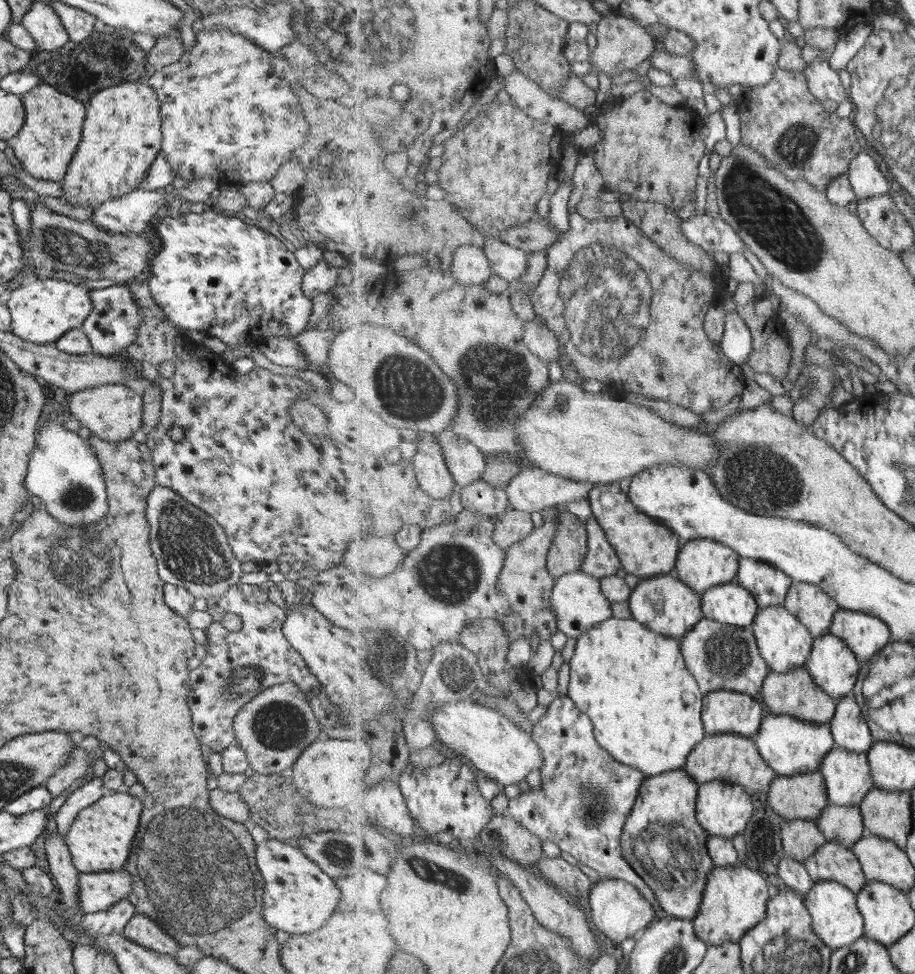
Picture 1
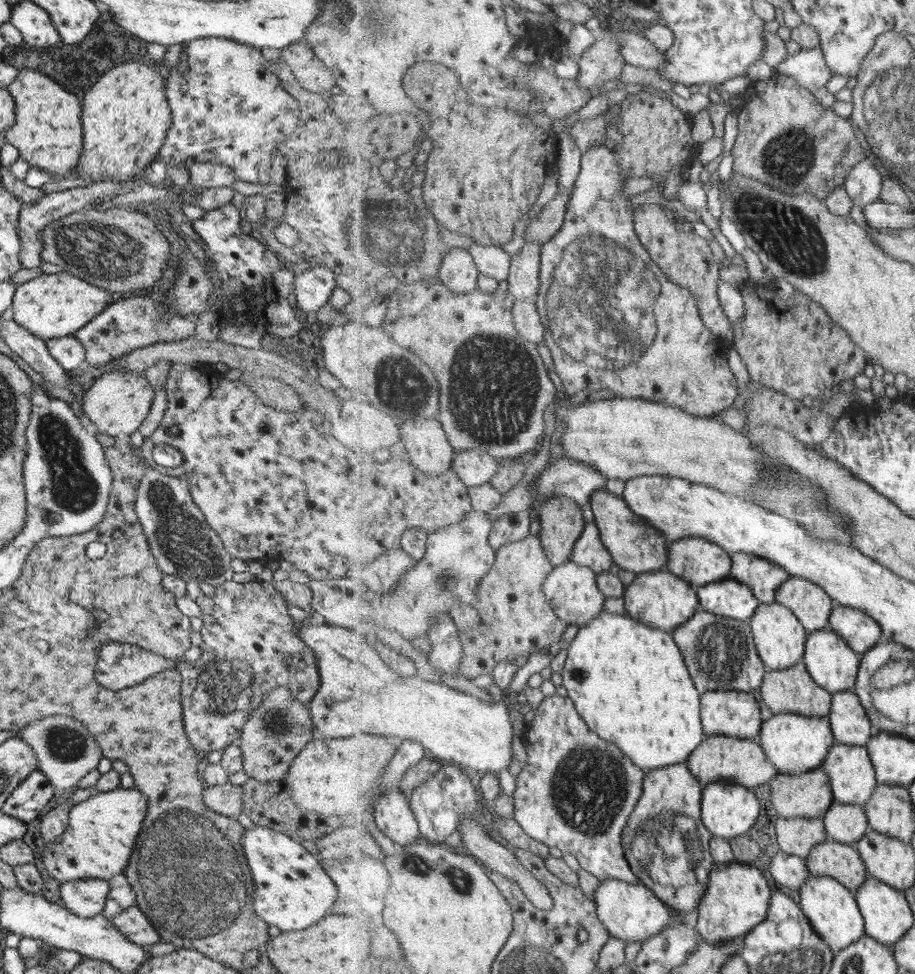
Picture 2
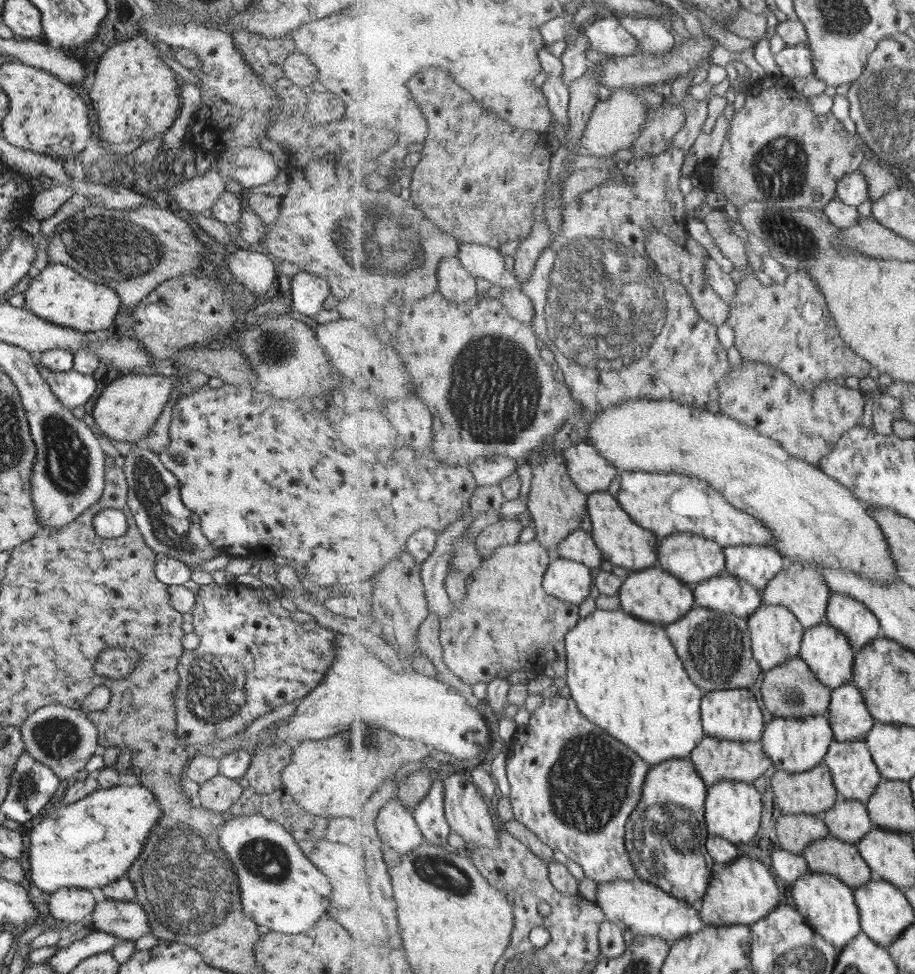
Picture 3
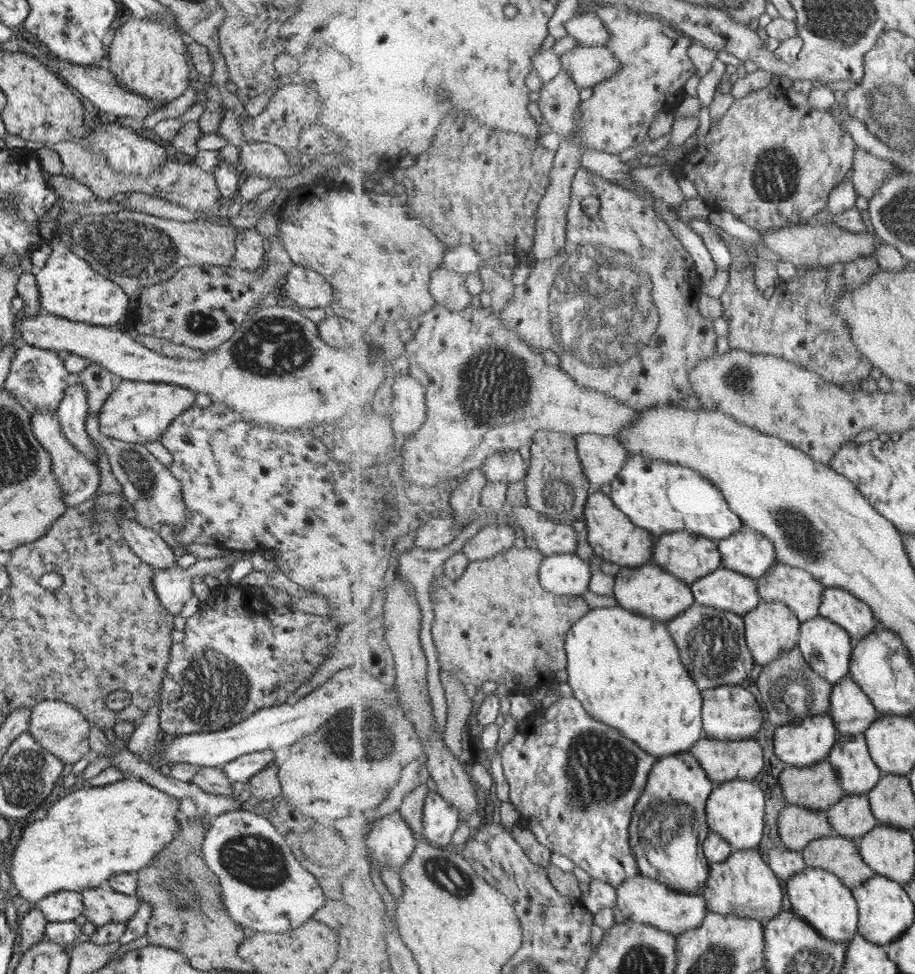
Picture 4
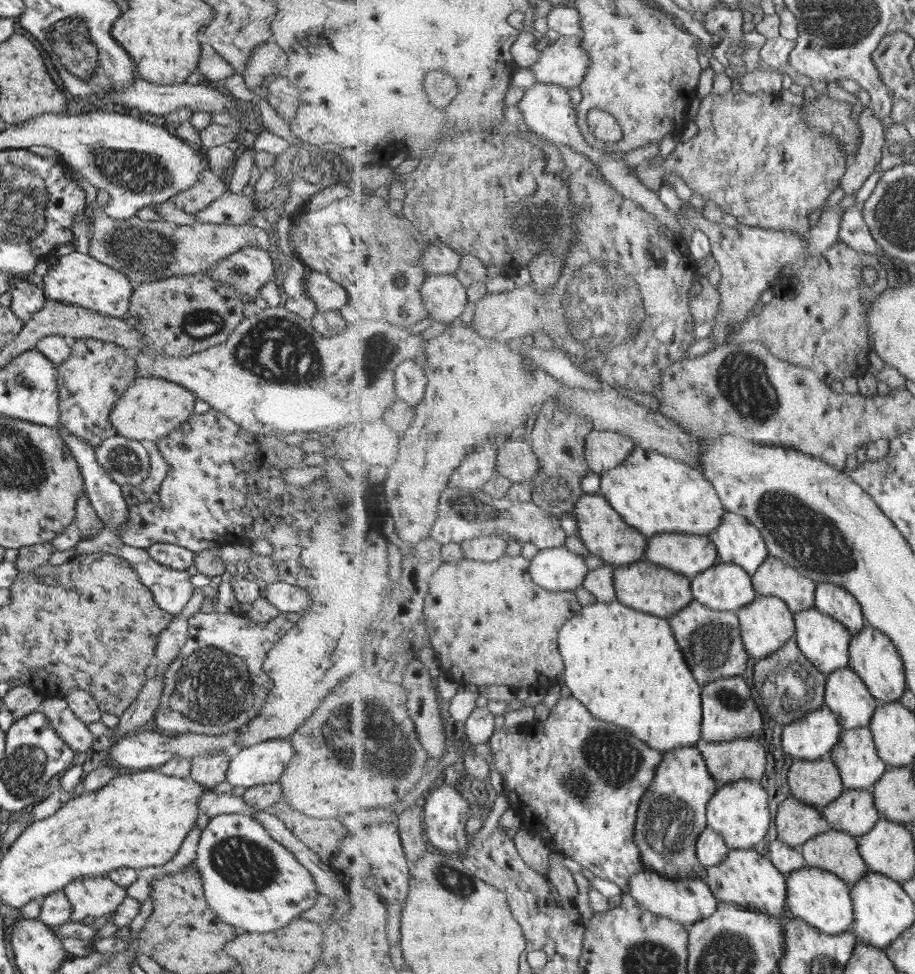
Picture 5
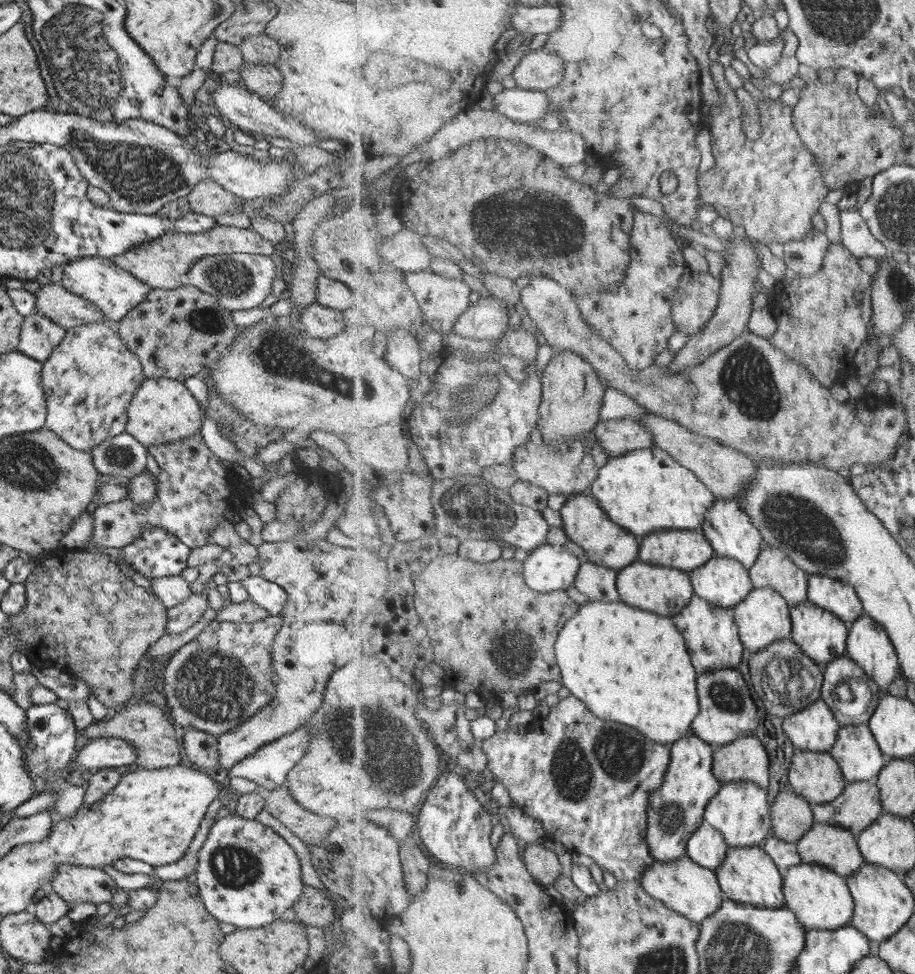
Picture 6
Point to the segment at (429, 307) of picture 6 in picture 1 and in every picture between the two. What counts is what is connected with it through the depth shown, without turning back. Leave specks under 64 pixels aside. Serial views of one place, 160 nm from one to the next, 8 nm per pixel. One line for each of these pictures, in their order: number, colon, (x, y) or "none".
1: (470, 266)
2: (458, 270)
3: (455, 281)
4: (449, 288)
5: (444, 297)

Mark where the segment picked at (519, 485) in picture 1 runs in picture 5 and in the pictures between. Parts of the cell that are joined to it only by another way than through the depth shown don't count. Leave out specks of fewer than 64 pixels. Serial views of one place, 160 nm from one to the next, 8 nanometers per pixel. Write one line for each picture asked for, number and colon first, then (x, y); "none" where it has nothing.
2: (566, 477)
3: (591, 472)
4: (603, 457)
5: (604, 450)

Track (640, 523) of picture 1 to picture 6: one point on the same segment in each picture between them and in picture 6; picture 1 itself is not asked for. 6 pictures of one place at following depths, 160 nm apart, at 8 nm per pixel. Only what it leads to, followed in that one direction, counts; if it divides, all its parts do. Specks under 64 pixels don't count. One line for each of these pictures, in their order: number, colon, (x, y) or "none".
2: (636, 545)
3: (625, 543)
4: (611, 533)
5: (603, 531)
6: (586, 523)

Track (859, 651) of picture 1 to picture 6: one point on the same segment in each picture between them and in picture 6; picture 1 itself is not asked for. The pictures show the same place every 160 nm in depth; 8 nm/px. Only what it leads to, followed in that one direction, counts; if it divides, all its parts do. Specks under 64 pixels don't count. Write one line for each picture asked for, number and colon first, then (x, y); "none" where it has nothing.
2: (862, 632)
3: (858, 622)
4: (839, 605)
5: (833, 600)
6: (837, 596)

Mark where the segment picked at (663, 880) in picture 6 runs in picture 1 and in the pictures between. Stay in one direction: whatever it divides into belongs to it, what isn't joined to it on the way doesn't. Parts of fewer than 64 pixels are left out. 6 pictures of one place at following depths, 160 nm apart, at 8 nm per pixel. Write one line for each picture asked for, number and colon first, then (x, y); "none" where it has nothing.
1: (619, 909)
2: (631, 912)
3: (645, 909)
4: (641, 899)
5: (688, 901)

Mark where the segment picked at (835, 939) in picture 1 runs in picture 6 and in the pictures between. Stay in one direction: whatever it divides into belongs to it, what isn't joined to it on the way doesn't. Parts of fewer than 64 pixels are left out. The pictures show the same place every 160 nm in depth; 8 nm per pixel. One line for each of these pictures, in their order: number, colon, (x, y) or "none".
2: (832, 908)
3: (828, 904)
4: (819, 896)
5: (821, 898)
6: (821, 898)

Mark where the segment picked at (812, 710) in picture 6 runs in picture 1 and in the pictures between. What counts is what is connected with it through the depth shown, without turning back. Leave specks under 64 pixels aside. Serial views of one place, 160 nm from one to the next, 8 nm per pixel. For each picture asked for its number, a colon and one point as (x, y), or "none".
1: (791, 746)
2: (796, 744)
3: (793, 746)
4: (803, 744)
5: (812, 737)

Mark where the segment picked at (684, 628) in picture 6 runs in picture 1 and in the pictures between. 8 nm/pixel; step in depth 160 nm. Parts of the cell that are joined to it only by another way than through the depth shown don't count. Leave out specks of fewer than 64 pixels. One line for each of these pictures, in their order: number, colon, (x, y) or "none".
1: (723, 657)
2: (720, 653)
3: (716, 647)
4: (713, 643)
5: (712, 641)

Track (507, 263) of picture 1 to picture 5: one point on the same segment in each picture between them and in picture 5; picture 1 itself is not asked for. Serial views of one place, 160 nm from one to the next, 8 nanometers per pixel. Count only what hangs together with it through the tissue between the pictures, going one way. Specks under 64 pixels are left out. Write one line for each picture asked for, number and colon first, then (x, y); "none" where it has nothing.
2: (493, 261)
3: (483, 261)
4: (463, 258)
5: (439, 259)

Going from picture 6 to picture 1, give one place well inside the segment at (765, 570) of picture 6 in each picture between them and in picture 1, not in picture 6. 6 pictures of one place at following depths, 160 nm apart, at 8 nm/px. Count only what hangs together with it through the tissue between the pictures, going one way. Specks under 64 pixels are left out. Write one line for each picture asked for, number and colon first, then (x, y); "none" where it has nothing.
1: (814, 607)
2: (813, 606)
3: (803, 590)
4: (801, 590)
5: (775, 577)

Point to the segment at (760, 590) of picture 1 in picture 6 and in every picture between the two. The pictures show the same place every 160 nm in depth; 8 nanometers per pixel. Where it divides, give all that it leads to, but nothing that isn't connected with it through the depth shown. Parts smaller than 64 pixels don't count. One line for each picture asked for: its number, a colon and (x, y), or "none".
2: (764, 576)
3: (759, 564)
4: (748, 551)
5: (738, 541)
6: (730, 530)

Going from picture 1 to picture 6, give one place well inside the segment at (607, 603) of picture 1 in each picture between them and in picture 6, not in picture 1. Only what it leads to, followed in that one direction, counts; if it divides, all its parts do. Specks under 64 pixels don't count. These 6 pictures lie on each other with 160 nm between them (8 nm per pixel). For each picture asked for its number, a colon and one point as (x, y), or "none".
2: (573, 589)
3: (569, 580)
4: (564, 574)
5: (556, 569)
6: (549, 567)

